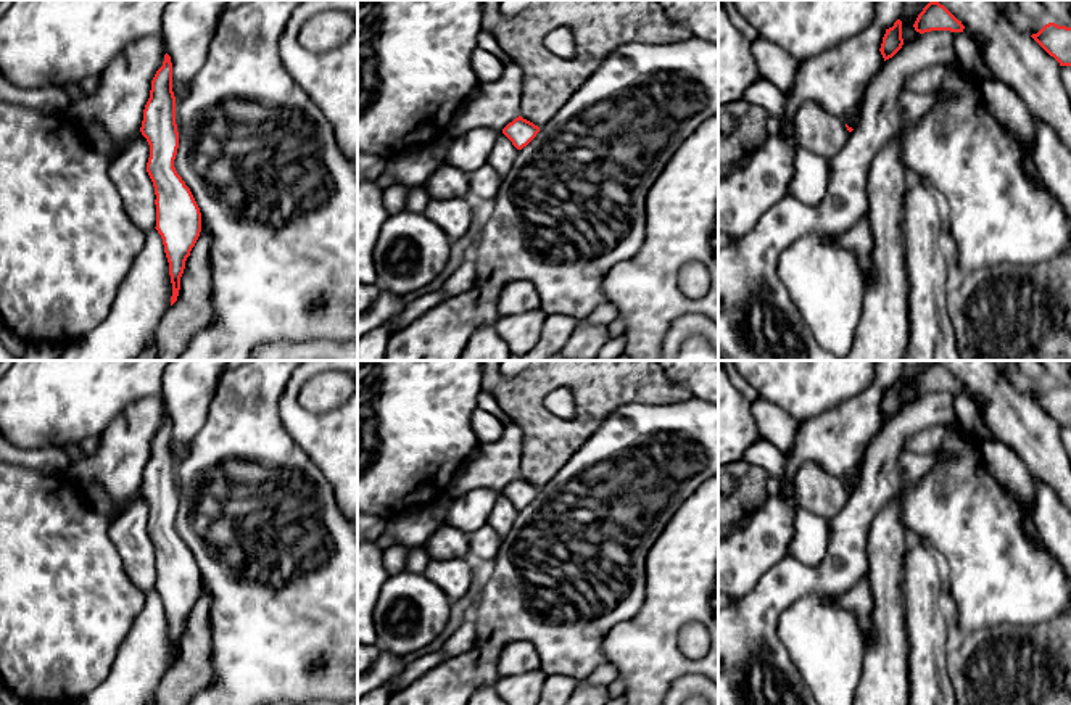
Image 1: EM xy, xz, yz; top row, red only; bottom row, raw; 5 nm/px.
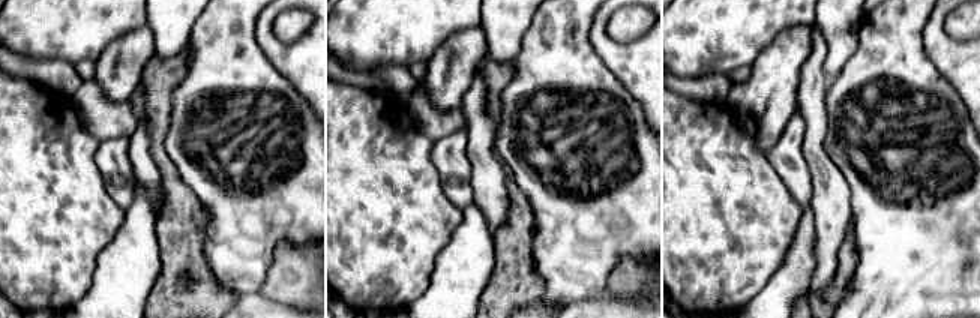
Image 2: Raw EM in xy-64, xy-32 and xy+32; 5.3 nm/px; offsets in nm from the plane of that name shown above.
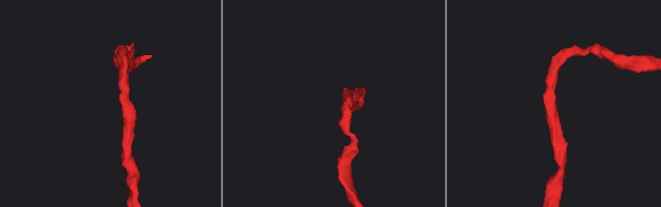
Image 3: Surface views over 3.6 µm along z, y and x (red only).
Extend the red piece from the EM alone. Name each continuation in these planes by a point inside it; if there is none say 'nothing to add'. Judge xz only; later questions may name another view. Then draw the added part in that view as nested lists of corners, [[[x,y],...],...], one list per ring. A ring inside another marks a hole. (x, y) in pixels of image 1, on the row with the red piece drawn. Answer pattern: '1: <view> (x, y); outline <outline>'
nothing to add

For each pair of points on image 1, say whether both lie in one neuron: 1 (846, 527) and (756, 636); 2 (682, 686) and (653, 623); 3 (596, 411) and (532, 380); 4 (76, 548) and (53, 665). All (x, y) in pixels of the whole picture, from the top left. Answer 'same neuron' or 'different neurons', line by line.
1: same neuron
2: different neurons
3: same neuron
4: same neuron

